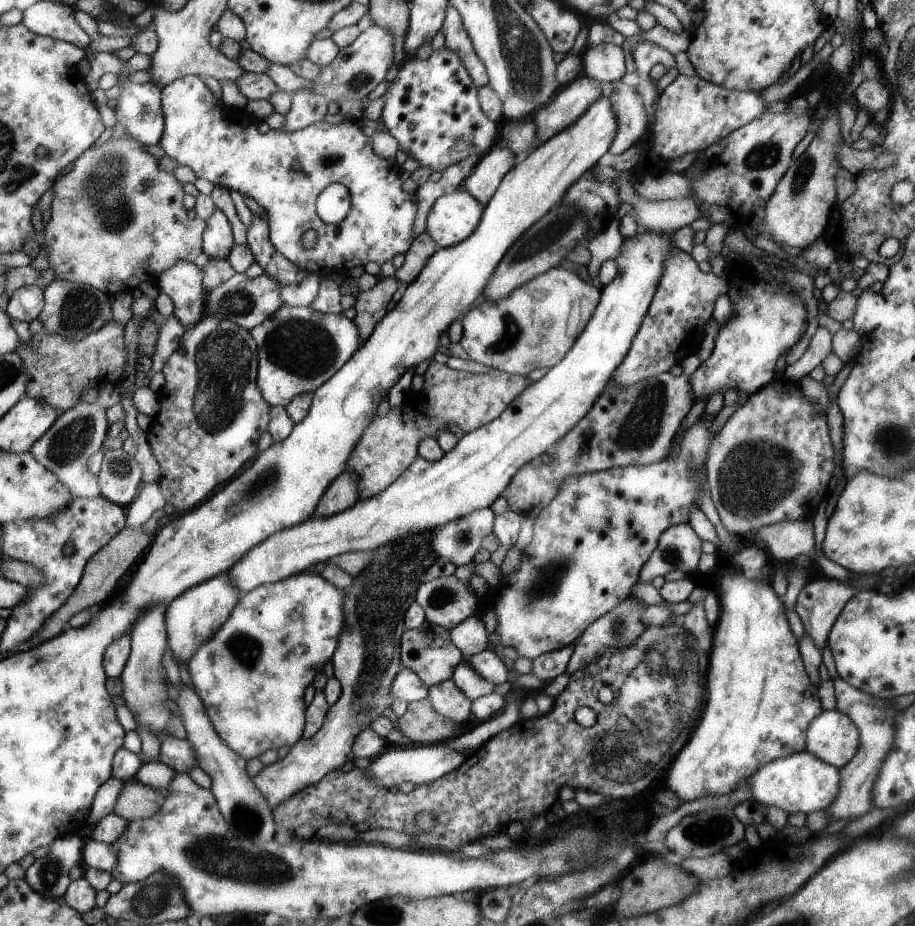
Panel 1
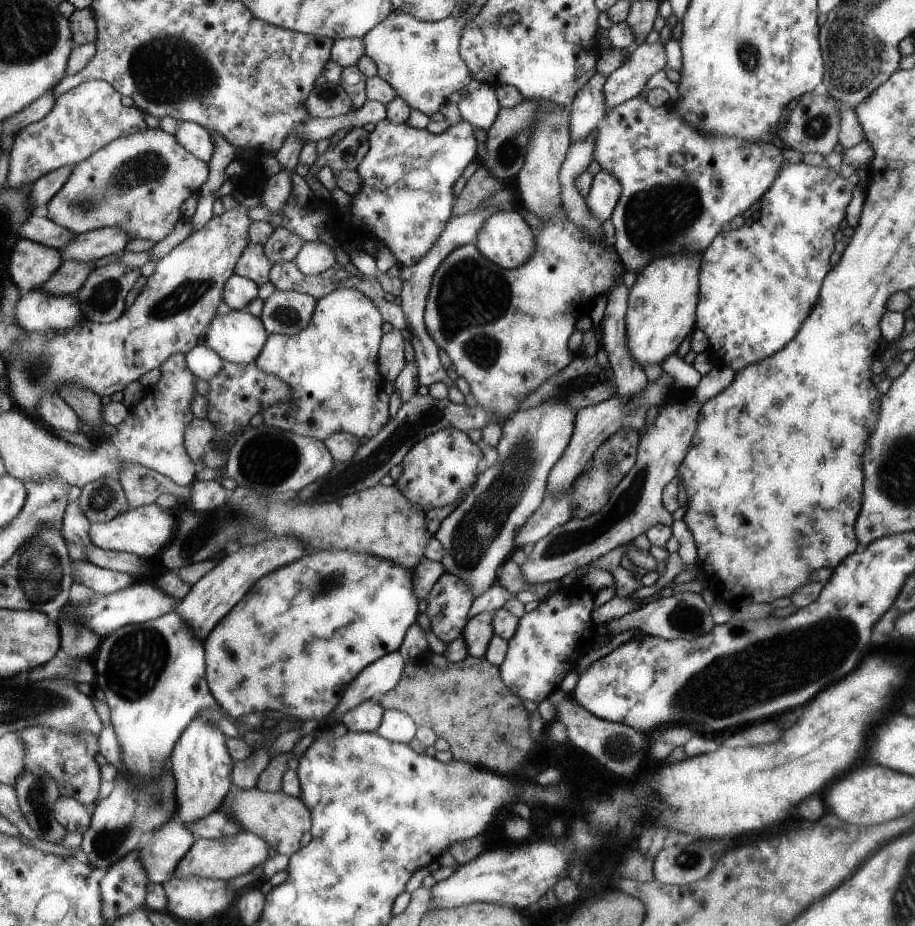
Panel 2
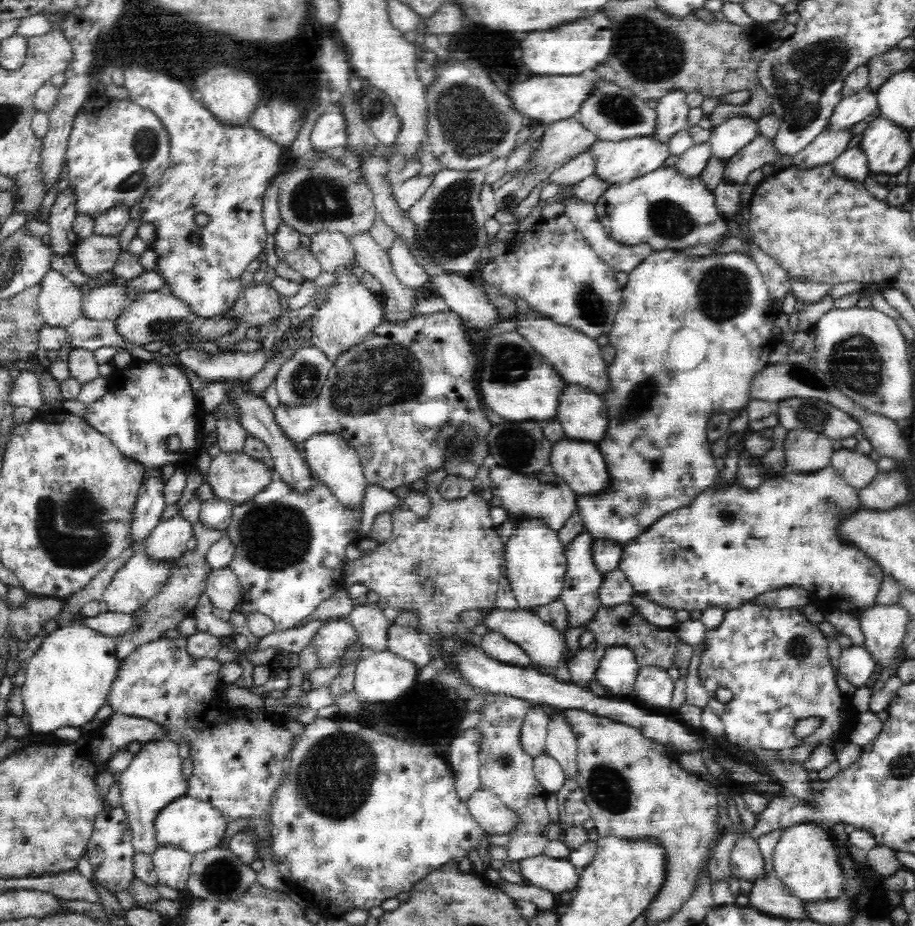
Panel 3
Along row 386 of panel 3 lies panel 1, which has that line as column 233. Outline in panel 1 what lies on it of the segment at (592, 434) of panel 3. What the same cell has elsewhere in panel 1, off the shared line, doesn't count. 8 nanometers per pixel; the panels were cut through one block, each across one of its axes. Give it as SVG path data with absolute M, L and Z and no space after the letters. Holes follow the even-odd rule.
M639 229L633 237L622 237L619 255L616 258L617 267L620 269L618 276L611 280L610 284L604 285L600 302L593 312L593 318L586 324L585 330L573 344L572 350L560 363L550 367L540 380L530 383L530 386L521 392L492 423L466 433L452 450L445 452L440 460L427 461L418 454L414 462L380 494L371 496L369 499L359 498L358 502L350 508L333 515L310 517L284 531L275 532L264 542L257 544L244 558L229 568L241 592L245 594L263 584L275 583L297 575L344 553L376 551L385 544L426 531L432 532L451 520L460 519L475 510L489 507L498 496L504 495L513 476L521 470L521 467L542 453L549 452L555 442L568 434L582 418L589 414L593 404L608 386L609 380L628 354L633 338L649 312L650 303L653 302L653 296L657 294L662 275L665 275L667 256L674 248L678 248L672 242L672 236L672 233Z

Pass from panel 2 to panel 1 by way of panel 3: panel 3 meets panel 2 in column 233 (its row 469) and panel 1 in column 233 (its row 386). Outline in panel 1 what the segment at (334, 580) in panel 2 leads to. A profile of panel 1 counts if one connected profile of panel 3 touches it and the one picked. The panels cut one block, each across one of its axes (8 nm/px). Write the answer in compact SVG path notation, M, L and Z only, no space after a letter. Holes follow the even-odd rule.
M316 571L266 583L242 594L229 619L188 662L189 673L220 738L247 761L266 750L294 746L304 730L304 690L333 658L345 628L345 584L326 580Z

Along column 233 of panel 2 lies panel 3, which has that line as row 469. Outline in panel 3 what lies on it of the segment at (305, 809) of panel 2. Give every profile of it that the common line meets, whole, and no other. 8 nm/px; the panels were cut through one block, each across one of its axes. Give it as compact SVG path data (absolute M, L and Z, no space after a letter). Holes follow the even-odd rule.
M790 429L787 432L784 449L785 463L793 473L813 472L830 465L834 451L830 439L824 434L812 431L812 429Z

